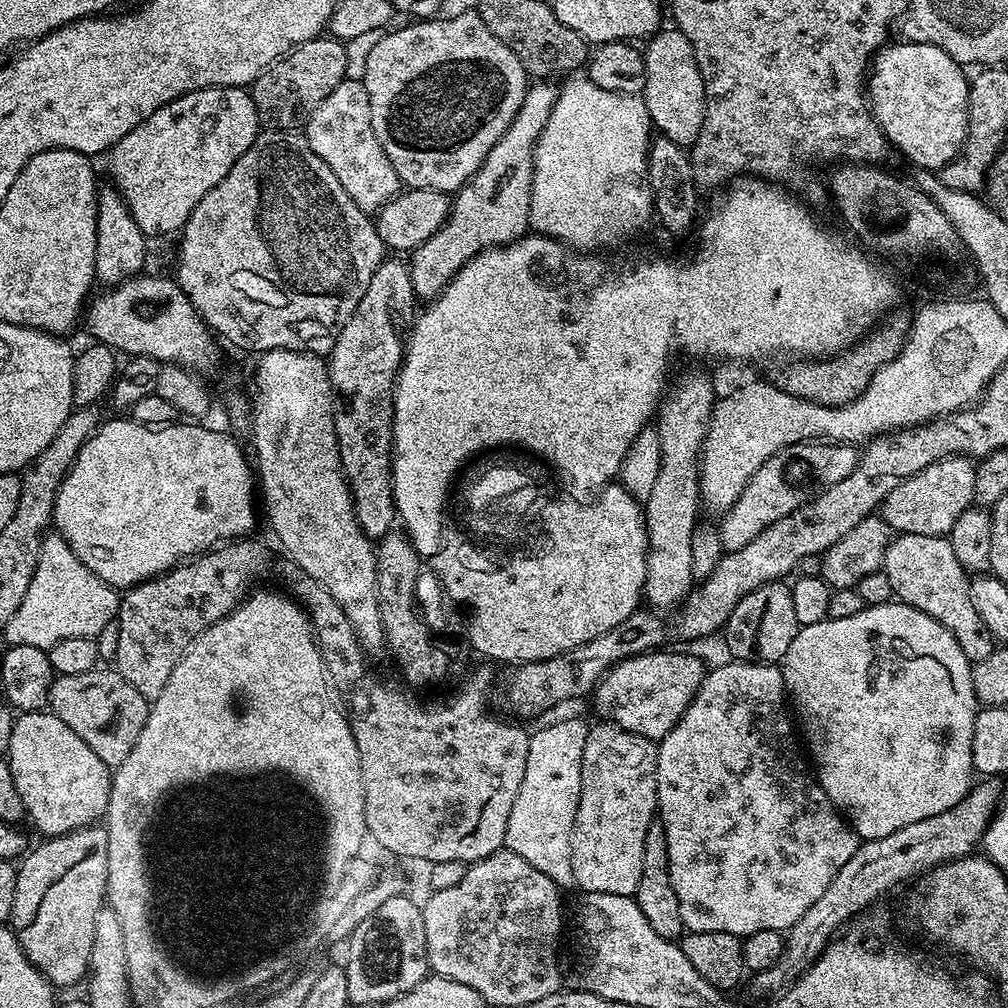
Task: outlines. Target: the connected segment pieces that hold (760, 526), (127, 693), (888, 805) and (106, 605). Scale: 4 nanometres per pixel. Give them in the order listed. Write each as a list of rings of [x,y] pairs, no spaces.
[[[810,440],[803,444],[791,444],[786,451],[774,454],[754,470],[750,482],[738,494],[738,502],[730,506],[730,510],[719,517],[720,547],[724,552],[733,552],[746,546],[746,542],[752,542],[766,530],[766,526],[774,526],[778,518],[786,518],[794,510],[798,510],[802,503],[800,492],[788,481],[788,476],[784,471],[788,468],[788,456],[792,460],[801,460],[804,464],[812,467],[812,472],[820,476],[821,485],[827,486],[836,484],[842,478],[846,478],[854,470],[858,459],[858,452],[851,443],[848,442],[821,442],[820,440]]]
[[[95,668],[86,674],[55,677],[49,697],[50,710],[60,721],[81,737],[94,754],[109,768],[126,760],[146,724],[149,699],[122,678],[114,668]]]
[[[889,602],[886,604],[865,606],[858,614],[853,614],[850,618],[829,618],[822,622],[805,624],[801,627],[800,631],[797,632],[794,642],[790,642],[790,650],[786,650],[786,654],[782,661],[782,671],[784,674],[784,690],[787,699],[794,709],[794,716],[798,721],[799,727],[800,724],[804,727],[804,736],[802,732],[802,740],[803,743],[804,740],[808,743],[809,753],[807,752],[807,755],[810,757],[810,760],[810,755],[812,755],[813,761],[811,760],[811,763],[814,765],[816,781],[822,786],[826,798],[830,798],[830,802],[833,806],[839,808],[841,813],[847,817],[851,823],[853,832],[856,833],[861,841],[873,840],[874,838],[886,838],[886,834],[894,834],[894,830],[902,830],[902,826],[910,826],[910,822],[922,822],[922,818],[934,818],[934,814],[942,814],[946,810],[958,806],[958,802],[962,802],[962,798],[968,795],[974,783],[972,743],[974,742],[974,722],[976,721],[976,713],[978,711],[978,701],[974,694],[974,686],[972,685],[972,664],[966,658],[966,654],[962,654],[962,646],[958,646],[958,638],[954,638],[954,634],[950,634],[950,630],[946,630],[946,626],[942,626],[942,622],[930,618],[930,614],[922,614],[922,610],[914,610],[914,606],[906,606],[899,602]]]
[[[48,534],[40,547],[30,590],[26,590],[22,606],[14,610],[14,618],[2,629],[2,636],[9,645],[25,644],[45,650],[66,638],[95,638],[108,622],[117,619],[120,601],[117,589],[93,574],[70,550],[63,536]]]

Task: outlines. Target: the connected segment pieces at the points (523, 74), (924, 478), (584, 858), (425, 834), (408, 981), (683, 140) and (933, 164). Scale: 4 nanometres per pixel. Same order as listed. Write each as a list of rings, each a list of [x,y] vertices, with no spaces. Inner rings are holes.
[[[475,10],[460,12],[449,20],[440,19],[420,18],[408,22],[405,28],[385,31],[370,51],[362,83],[370,98],[374,134],[378,134],[382,150],[394,162],[401,185],[455,194],[514,122],[518,106],[522,106],[522,98],[528,93],[530,77],[522,62],[514,58],[514,50],[490,34]]]
[[[951,456],[926,466],[918,474],[906,478],[884,498],[882,515],[893,533],[930,534],[947,537],[958,522],[958,514],[974,504],[974,474],[976,464],[967,456]]]
[[[596,722],[589,727],[586,750],[582,750],[582,790],[570,842],[575,887],[580,888],[581,893],[635,897],[638,882],[642,879],[642,850],[656,812],[656,750],[653,741],[630,734],[617,724]]]
[[[284,562],[280,576],[284,579],[283,587],[299,601],[312,621],[316,645],[320,647],[329,681],[337,693],[340,691],[348,696],[348,704],[352,707],[347,709],[346,715],[354,734],[354,746],[358,746],[366,832],[371,843],[373,840],[378,847],[408,860],[428,860],[429,865],[462,862],[467,866],[501,851],[505,847],[510,810],[514,810],[514,798],[518,798],[518,786],[522,786],[522,774],[526,774],[530,732],[492,716],[487,696],[492,684],[487,674],[474,673],[453,696],[437,704],[420,704],[418,697],[411,696],[416,694],[407,687],[379,684],[368,673],[366,653],[350,626],[350,620],[342,614],[342,606],[338,606],[338,602],[334,602],[334,598],[330,598],[330,594],[326,594],[324,587],[314,582],[306,570]]]
[[[411,895],[395,896],[390,898],[383,906],[378,906],[366,922],[352,931],[346,941],[348,947],[348,964],[343,965],[344,973],[348,979],[348,1003],[372,1004],[379,1006],[382,1002],[390,1002],[418,986],[429,975],[428,966],[428,943],[426,942],[426,926],[424,925],[424,914],[419,903],[415,904]]]
[[[675,26],[665,27],[647,41],[648,48],[643,49],[644,65],[646,66],[646,82],[642,99],[646,110],[652,119],[652,127],[659,135],[670,138],[685,150],[691,149],[692,144],[702,134],[704,121],[704,83],[702,74],[698,70],[698,62],[694,58],[694,46],[690,46],[690,38],[682,34]]]
[[[889,43],[870,65],[868,97],[884,137],[916,168],[939,170],[962,151],[968,133],[968,82],[965,69],[933,44]]]

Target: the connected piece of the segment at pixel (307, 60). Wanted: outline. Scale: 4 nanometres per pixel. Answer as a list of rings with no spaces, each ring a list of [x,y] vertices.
[[[317,38],[293,48],[288,55],[270,65],[268,69],[251,84],[250,91],[252,101],[256,107],[256,113],[260,116],[261,121],[268,123],[269,120],[269,122],[272,123],[269,125],[271,125],[273,129],[296,130],[301,126],[307,125],[308,119],[314,114],[314,110],[318,110],[318,106],[326,98],[326,94],[330,94],[330,90],[334,90],[334,86],[338,86],[345,80],[347,74],[345,45],[335,38],[324,39],[325,38]]]

